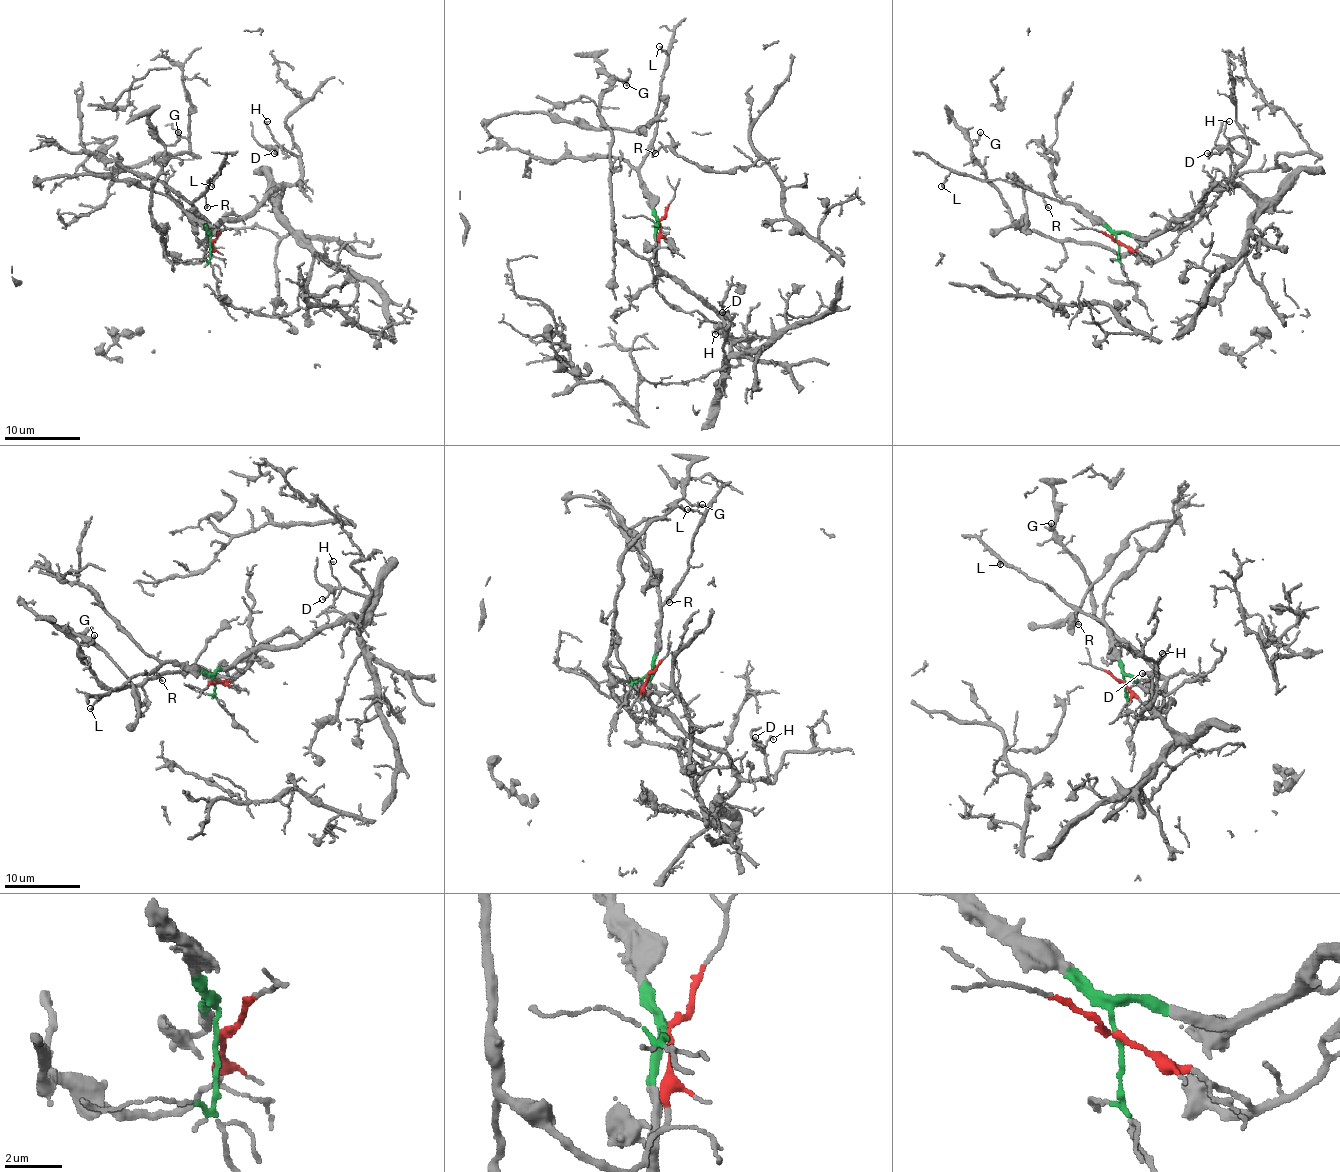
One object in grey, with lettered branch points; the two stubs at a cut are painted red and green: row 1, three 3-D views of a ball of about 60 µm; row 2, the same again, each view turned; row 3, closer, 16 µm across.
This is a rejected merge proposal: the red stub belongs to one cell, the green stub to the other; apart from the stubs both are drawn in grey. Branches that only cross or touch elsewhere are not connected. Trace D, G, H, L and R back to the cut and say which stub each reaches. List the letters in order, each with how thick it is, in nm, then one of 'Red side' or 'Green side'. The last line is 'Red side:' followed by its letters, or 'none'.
D: Thickness 120 nm. Green side
G: Thickness 140 nm. Red side
H: Thickness 140 nm. Green side
L: Thickness 120 nm. Green side
R: Thickness 130 nm. Green side
Red side: G

